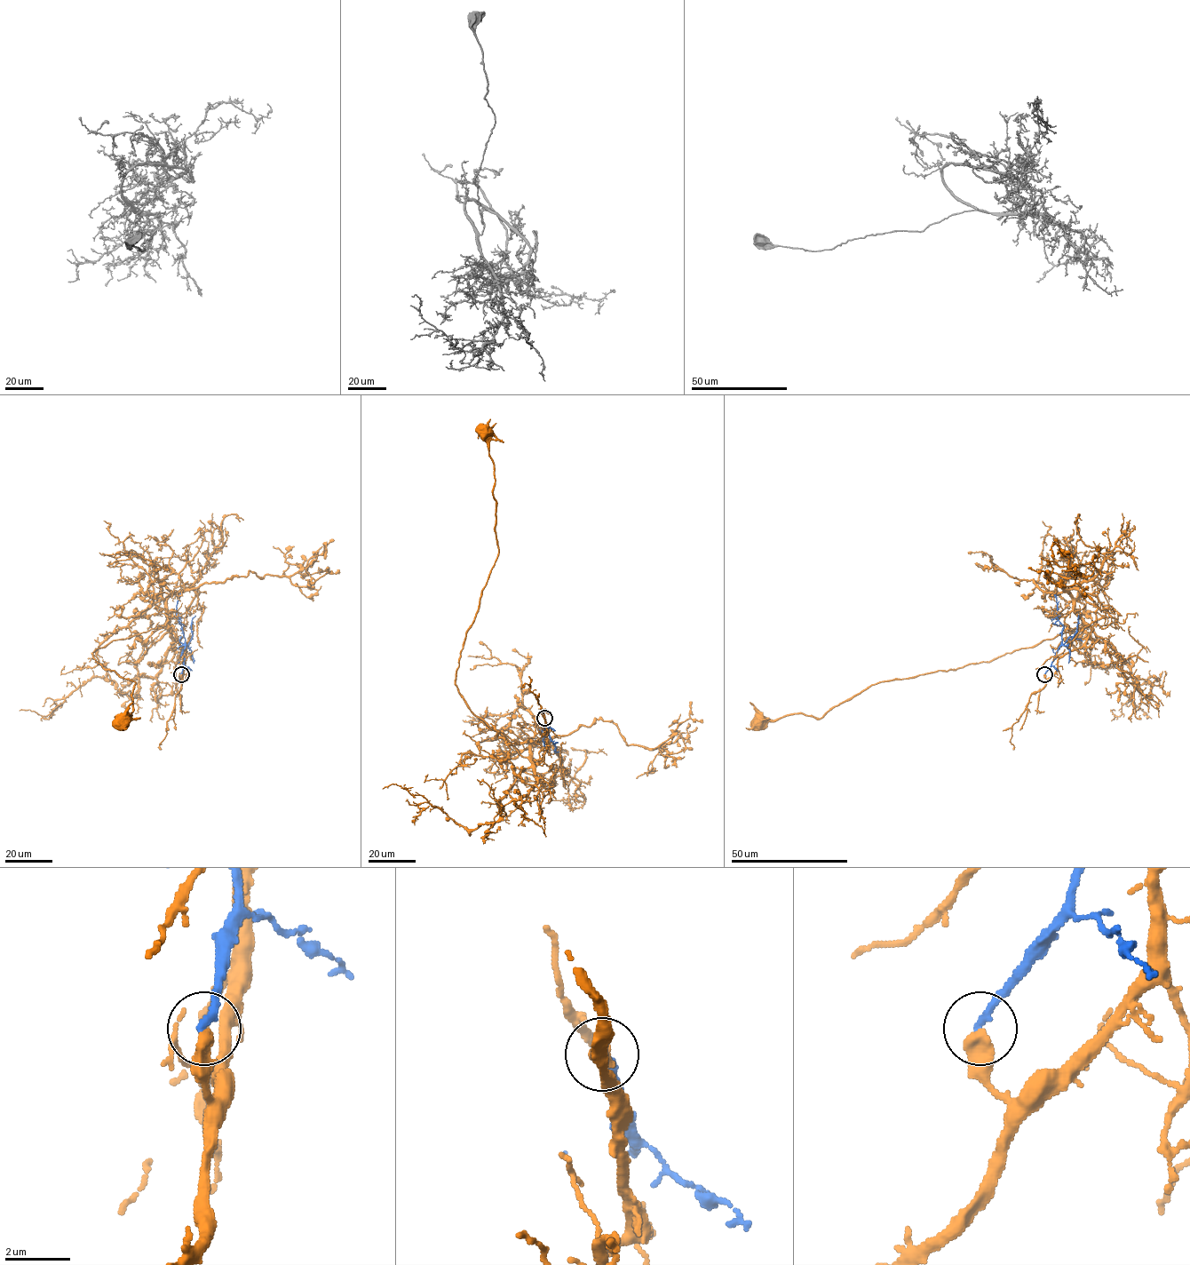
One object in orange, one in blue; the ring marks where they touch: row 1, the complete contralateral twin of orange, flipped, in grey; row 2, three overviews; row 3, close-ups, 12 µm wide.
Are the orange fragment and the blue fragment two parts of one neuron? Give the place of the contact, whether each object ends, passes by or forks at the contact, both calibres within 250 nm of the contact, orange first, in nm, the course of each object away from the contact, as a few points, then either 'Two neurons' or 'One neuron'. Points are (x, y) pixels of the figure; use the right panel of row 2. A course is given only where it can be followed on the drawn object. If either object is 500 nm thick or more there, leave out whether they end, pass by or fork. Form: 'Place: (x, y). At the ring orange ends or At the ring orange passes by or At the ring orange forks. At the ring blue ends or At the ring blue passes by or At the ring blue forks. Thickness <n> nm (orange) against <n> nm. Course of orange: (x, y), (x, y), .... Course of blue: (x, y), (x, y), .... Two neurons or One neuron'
Place: (1044, 674). At the ring orange ends. At the ring blue ends. Thickness 440 nm (orange) against 220 nm. Course of orange: (1044, 673), (1079, 648), (1089, 626), (988, 661), (873, 684), (821, 718), (792, 713), (759, 722). Course of blue: (1044, 673), (1061, 642), (1063, 625), (1056, 614), (1054, 593). Two neurons

